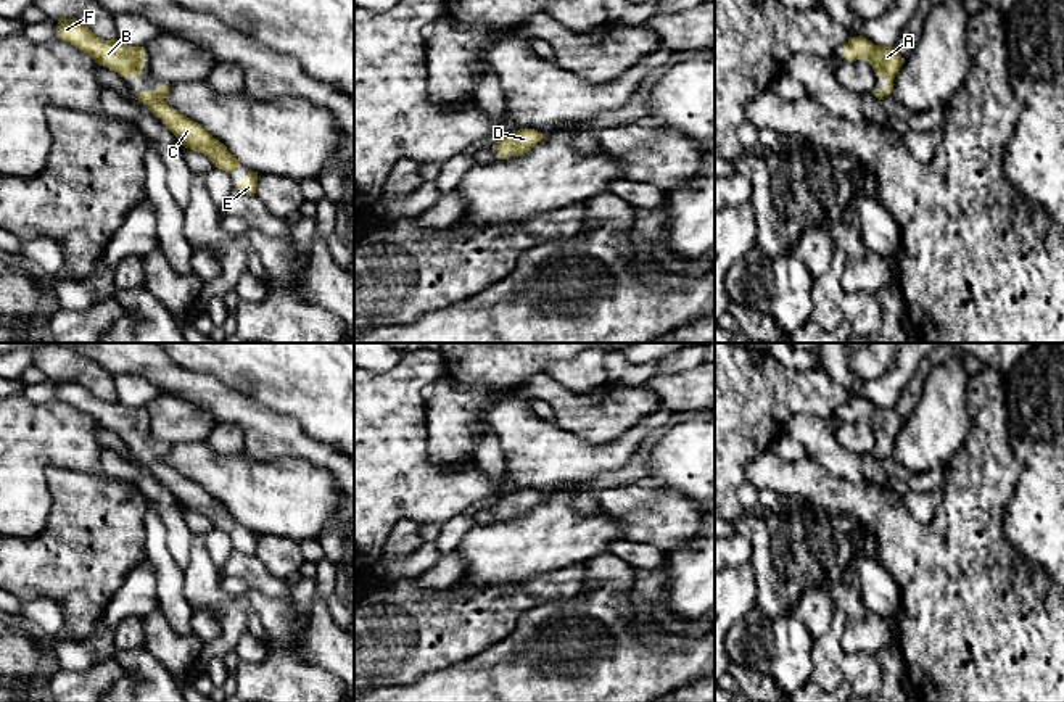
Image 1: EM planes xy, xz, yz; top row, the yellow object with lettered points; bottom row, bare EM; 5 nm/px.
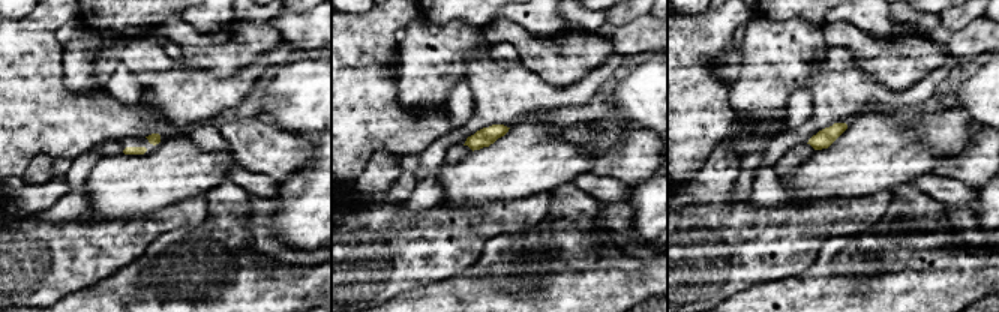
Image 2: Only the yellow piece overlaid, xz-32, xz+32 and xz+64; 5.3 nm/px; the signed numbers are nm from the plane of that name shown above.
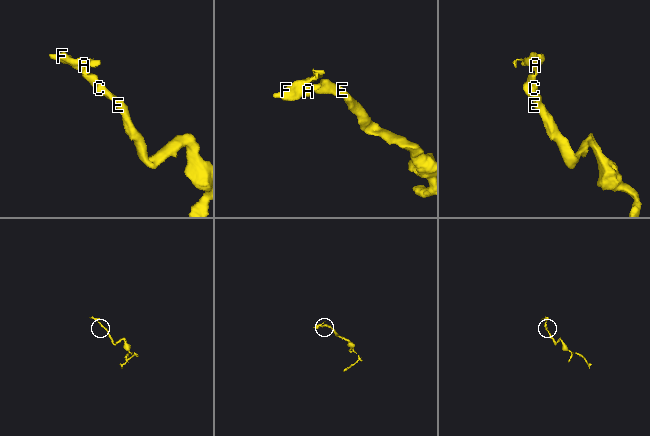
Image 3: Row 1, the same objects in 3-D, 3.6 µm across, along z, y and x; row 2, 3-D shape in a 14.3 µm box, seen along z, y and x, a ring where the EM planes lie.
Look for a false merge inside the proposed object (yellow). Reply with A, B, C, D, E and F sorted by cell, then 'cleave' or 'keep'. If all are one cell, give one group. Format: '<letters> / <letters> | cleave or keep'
A B C D E F | keep

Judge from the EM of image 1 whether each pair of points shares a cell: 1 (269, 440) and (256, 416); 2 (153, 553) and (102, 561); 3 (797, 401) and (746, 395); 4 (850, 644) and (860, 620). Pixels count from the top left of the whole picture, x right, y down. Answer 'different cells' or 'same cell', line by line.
1: same cell
2: different cells
3: same cell
4: same cell

